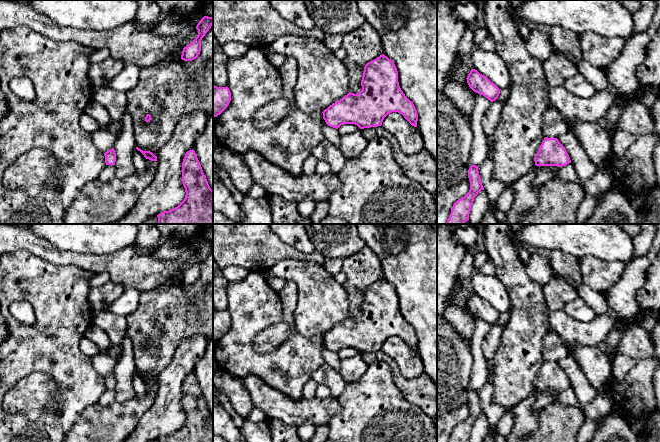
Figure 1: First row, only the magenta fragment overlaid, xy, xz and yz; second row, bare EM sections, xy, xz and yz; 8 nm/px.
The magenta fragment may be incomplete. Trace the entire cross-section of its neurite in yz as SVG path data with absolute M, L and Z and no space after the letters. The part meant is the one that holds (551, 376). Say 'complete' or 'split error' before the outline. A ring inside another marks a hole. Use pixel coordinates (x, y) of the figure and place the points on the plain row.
complete; M545 361L535 382L536 390L558 390L562 391L571 387L565 371L557 362Z

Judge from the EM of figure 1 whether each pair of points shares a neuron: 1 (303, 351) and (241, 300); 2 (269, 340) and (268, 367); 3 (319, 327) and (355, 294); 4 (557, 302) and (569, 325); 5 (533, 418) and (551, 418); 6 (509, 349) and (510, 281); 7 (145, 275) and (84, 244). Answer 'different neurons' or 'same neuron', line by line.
1: same neuron
2: different neurons
3: different neurons
4: different neurons
5: different neurons
6: same neuron
7: different neurons

